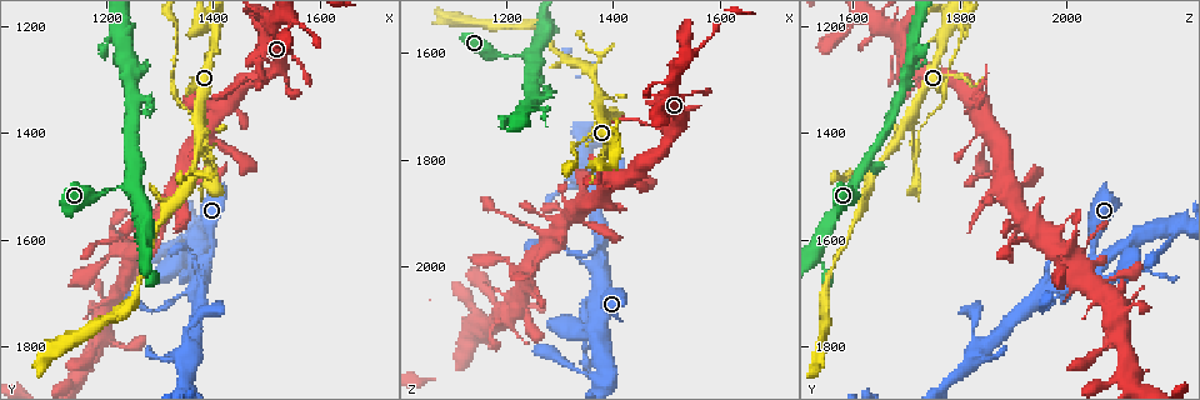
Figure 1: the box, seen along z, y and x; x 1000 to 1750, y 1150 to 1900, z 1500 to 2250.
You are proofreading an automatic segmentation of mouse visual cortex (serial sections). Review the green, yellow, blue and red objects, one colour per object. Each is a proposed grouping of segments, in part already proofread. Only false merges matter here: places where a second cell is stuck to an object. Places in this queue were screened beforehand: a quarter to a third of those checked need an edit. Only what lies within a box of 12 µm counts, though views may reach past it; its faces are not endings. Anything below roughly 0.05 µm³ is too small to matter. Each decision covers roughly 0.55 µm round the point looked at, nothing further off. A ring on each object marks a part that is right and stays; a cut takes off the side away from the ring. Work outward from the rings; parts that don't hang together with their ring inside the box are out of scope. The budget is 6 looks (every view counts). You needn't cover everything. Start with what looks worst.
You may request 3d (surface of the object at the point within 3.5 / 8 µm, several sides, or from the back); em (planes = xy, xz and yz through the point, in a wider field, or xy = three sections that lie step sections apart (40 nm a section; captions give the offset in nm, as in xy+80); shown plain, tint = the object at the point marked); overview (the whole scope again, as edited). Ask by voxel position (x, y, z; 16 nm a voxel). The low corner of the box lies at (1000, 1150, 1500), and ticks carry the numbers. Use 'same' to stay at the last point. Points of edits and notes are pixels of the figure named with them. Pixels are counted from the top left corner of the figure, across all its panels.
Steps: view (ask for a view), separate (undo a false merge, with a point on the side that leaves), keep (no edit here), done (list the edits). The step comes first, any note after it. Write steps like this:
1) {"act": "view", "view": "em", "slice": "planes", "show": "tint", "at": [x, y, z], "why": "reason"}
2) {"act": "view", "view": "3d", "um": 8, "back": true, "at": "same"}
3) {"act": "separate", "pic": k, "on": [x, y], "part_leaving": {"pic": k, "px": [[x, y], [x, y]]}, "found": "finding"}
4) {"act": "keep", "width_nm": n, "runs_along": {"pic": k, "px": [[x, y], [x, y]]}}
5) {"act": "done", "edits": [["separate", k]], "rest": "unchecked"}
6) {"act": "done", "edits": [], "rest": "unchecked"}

{"act": "view", "view": "3d", "um": 3.5, "at": [1370, 1375, 1700], "why": "two arms in line, one across"}

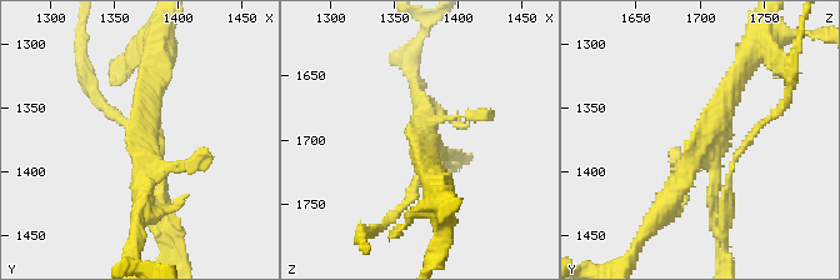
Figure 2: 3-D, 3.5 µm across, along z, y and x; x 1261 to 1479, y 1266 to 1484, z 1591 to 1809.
{"act": "view", "view": "em", "slice": "xy", "step": 1, "show": "tint", "at": [1372, 1380, 1700], "why": "shape alone is not enough"}

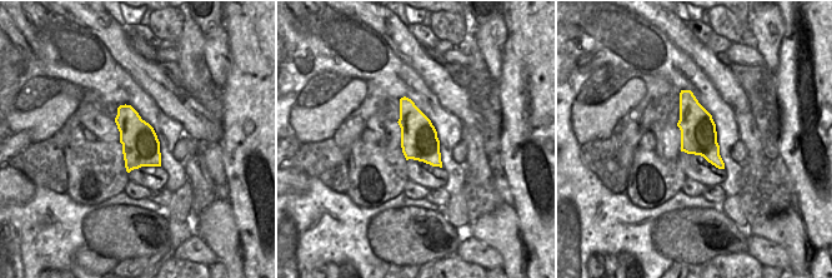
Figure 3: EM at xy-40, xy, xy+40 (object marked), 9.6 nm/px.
{"act": "separate", "pic": 2, "on": [725, 204], "width_nm": 360, "part_leaving": {"pic": 2, "px": [[714, 169], [724, 199], [730, 164], [755, 130]]}, "found": "a second cell is stuck on"}

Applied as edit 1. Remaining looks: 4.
{"act": "view", "view": "overview"}

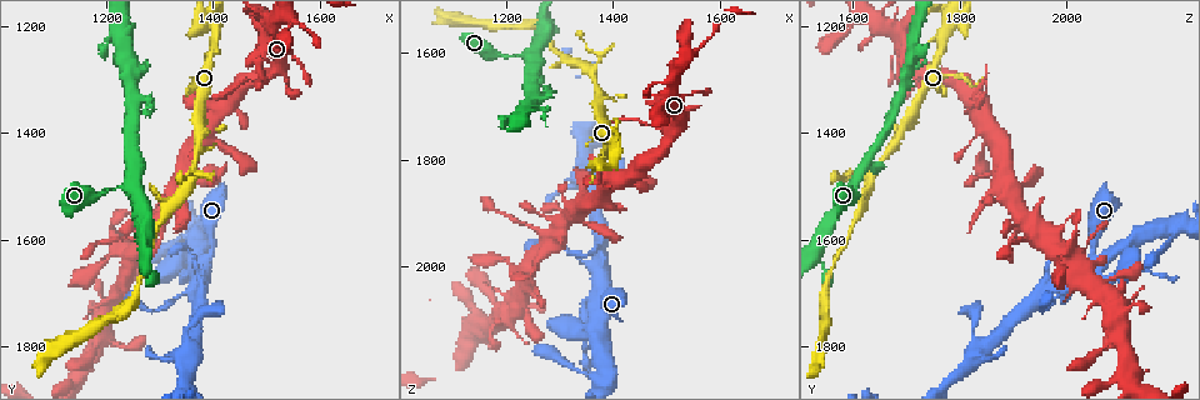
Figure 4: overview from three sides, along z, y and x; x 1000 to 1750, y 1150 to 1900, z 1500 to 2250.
{"act": "view", "view": "3d", "um": 8, "at": [1235, 1500, 1610], "why": "sudden change in width"}

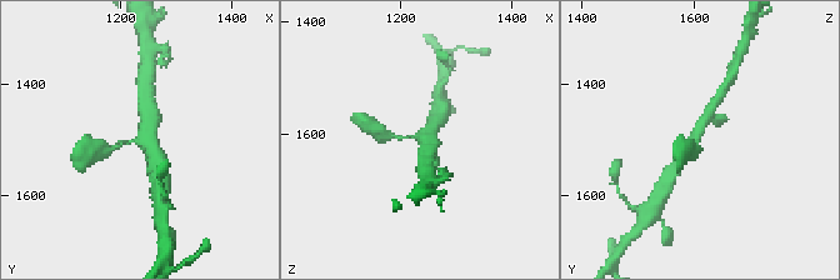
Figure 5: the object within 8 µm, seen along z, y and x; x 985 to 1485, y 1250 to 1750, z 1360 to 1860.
{"act": "view", "view": "em", "slice": "xy", "step": 2, "show": "tint", "at": [1235, 1495, 1610]}

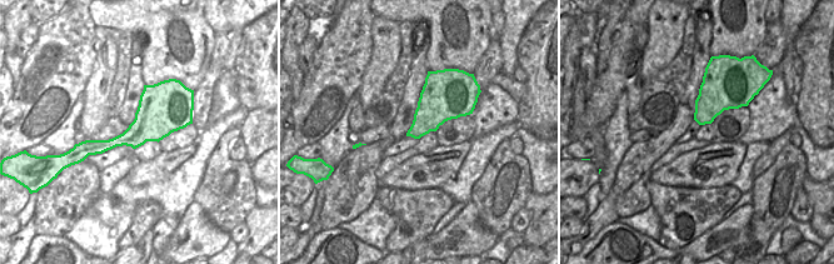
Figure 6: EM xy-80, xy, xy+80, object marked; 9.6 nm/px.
{"act": "keep", "arm_widths_nm": [150, 300, 300], "found": "continuous, no second cell"}

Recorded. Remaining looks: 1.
{"act": "done", "edits": [["separate", 2]], "rest": "unchecked"}

